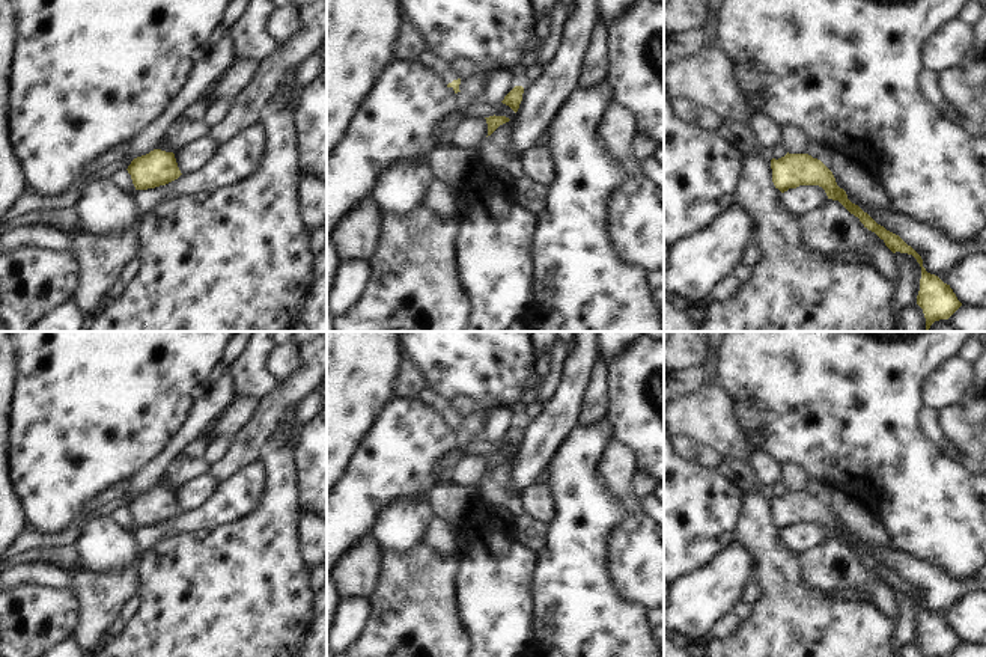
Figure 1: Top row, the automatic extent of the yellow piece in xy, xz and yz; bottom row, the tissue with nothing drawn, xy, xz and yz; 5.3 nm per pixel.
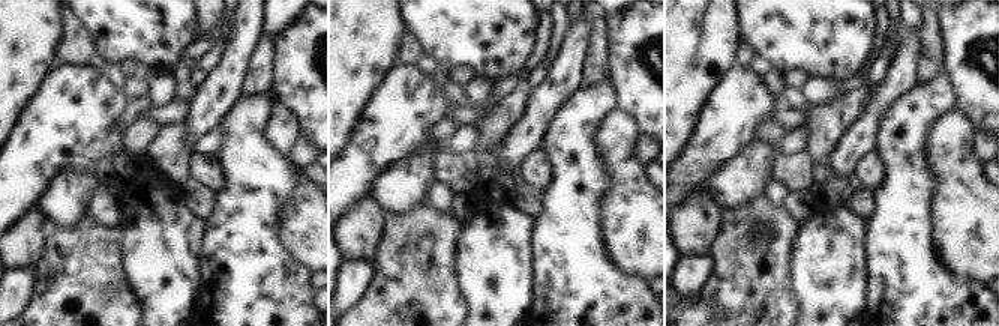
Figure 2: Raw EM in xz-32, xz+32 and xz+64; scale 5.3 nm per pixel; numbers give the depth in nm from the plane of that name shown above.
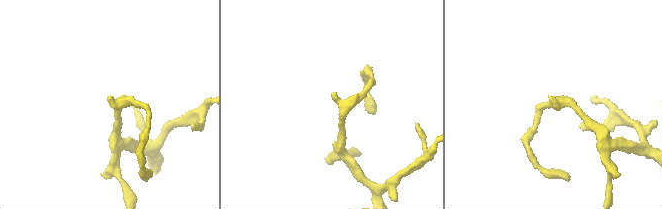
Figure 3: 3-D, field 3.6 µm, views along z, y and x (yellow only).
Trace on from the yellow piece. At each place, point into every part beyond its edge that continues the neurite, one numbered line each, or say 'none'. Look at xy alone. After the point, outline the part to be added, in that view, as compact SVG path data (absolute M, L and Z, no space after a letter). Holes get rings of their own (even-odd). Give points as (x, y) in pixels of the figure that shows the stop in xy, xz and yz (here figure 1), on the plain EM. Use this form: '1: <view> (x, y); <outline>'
none

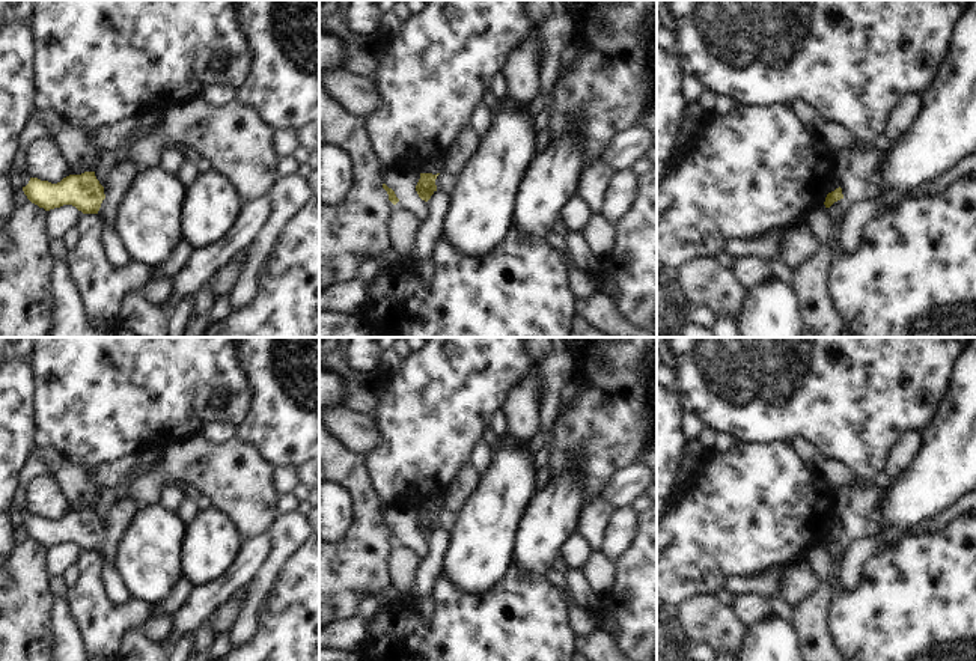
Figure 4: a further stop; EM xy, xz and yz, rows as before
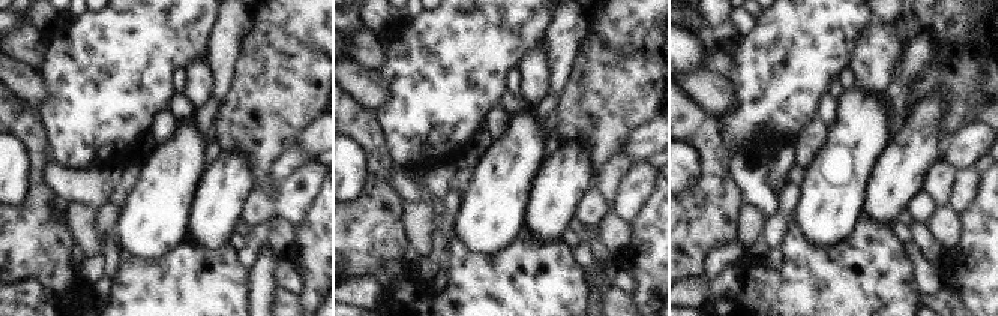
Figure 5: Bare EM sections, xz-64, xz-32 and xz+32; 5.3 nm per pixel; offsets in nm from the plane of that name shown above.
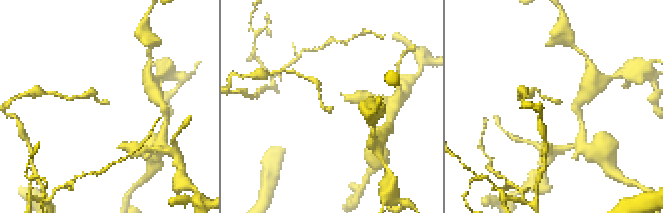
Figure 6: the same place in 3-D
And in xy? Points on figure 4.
none

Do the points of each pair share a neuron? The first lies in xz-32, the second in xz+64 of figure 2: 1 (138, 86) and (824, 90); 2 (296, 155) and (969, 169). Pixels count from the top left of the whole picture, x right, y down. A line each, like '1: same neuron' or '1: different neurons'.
1: same neuron
2: different neurons

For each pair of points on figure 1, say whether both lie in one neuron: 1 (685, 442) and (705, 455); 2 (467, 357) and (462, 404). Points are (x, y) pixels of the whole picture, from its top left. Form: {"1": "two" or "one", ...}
{"1": "one", "2": "two"}

